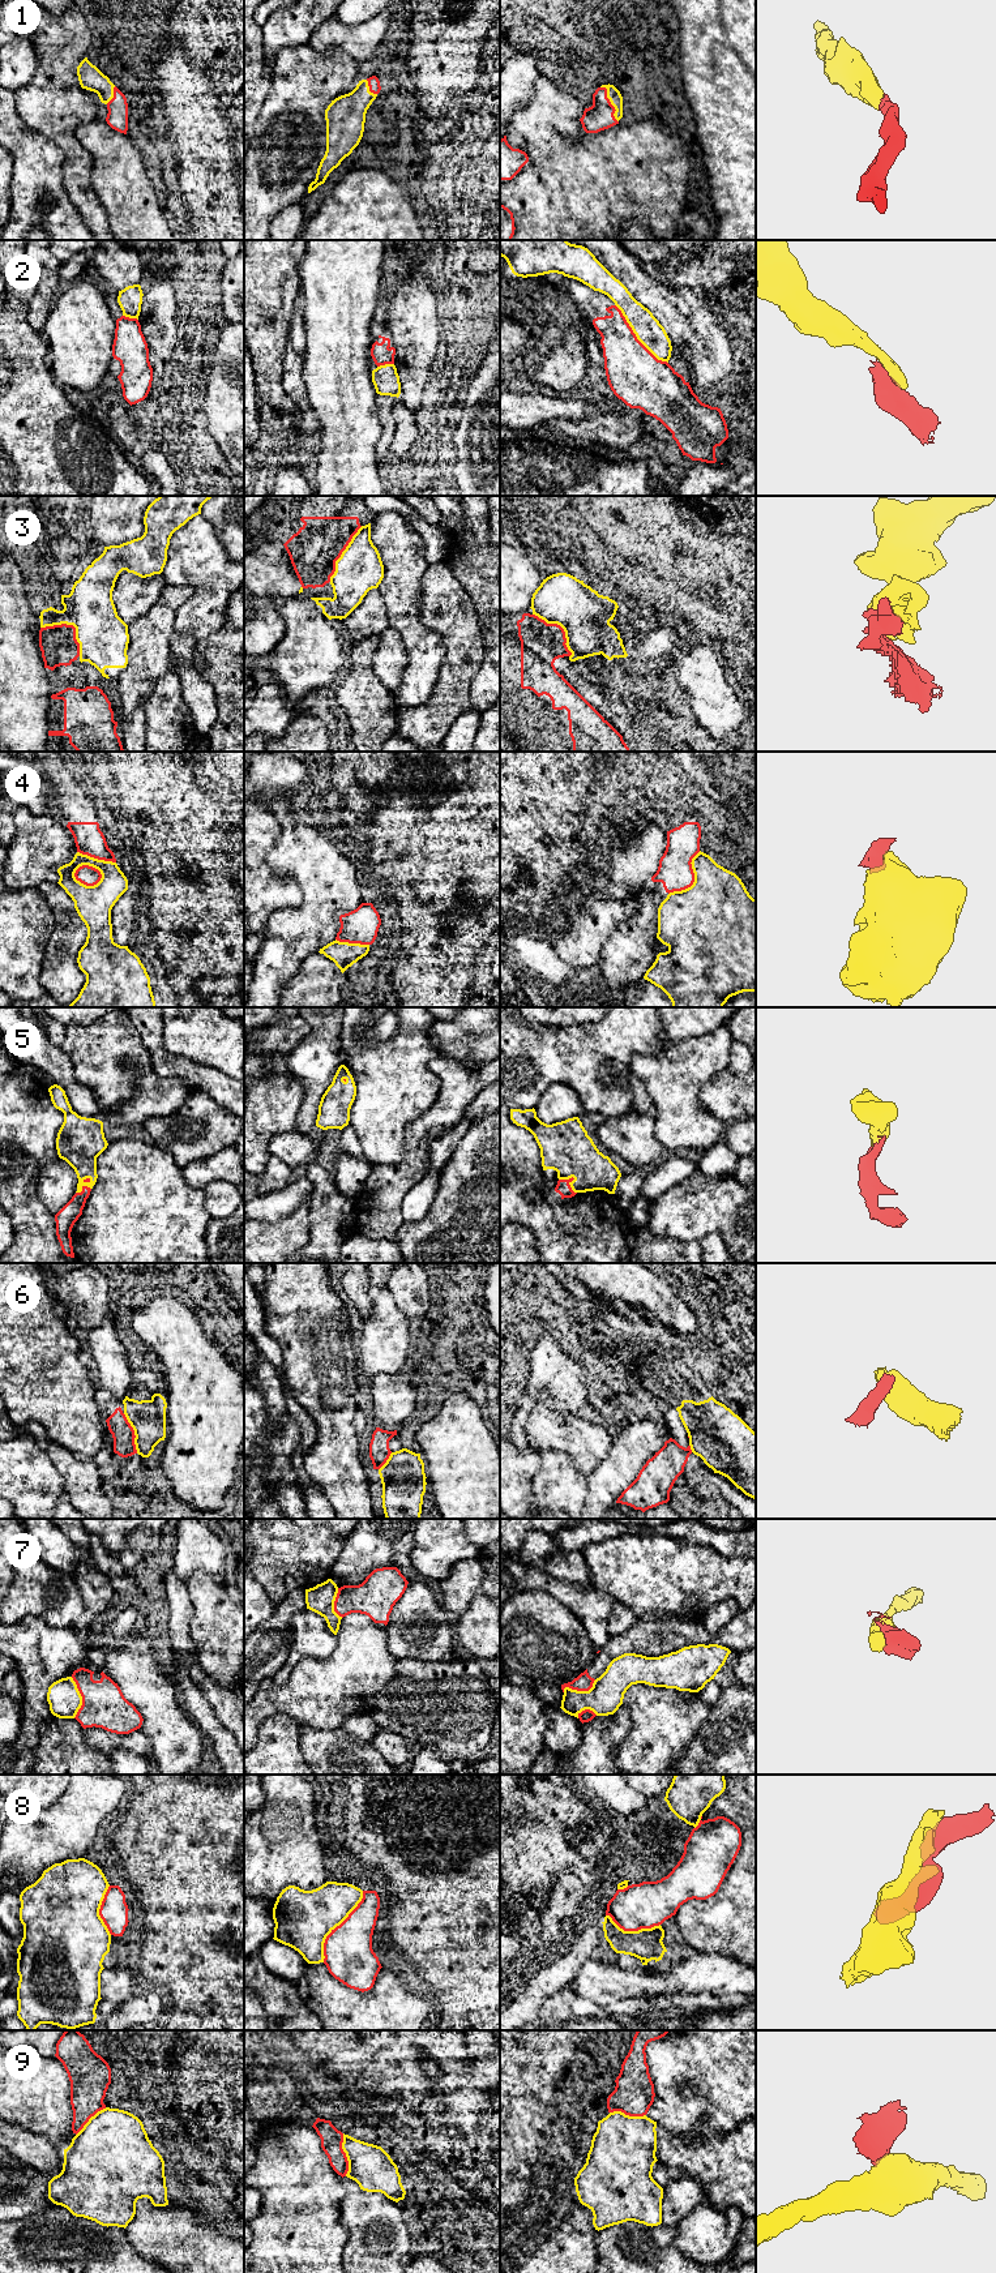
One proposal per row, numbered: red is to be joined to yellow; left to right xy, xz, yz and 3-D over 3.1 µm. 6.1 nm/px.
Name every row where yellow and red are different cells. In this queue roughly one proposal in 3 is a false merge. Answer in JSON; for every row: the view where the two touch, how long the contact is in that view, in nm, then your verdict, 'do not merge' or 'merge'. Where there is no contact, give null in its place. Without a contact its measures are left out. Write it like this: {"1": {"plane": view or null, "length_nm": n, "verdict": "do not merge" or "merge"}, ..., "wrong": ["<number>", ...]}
{"1": {"plane": "yz", "length_nm": 240, "verdict": "merge"}, "2": {"plane": "yz", "length_nm": 480, "verdict": "do not merge"}, "3": {"plane": "xy", "length_nm": 300, "verdict": "do not merge"}, "4": {"plane": "xy", "length_nm": 190, "verdict": "do not merge"}, "5": {"plane": "yz", "length_nm": 140, "verdict": "merge"}, "6": {"plane": "xy", "length_nm": 260, "verdict": "do not merge"}, "7": {"plane": "xy", "length_nm": 260, "verdict": "do not merge"}, "8": {"plane": "xz", "length_nm": 500, "verdict": "do not merge"}, "9": {"plane": "xz", "length_nm": 260, "verdict": "do not merge"}, "wrong": ["2", "3", "4", "6", "7", "8", "9"]}

